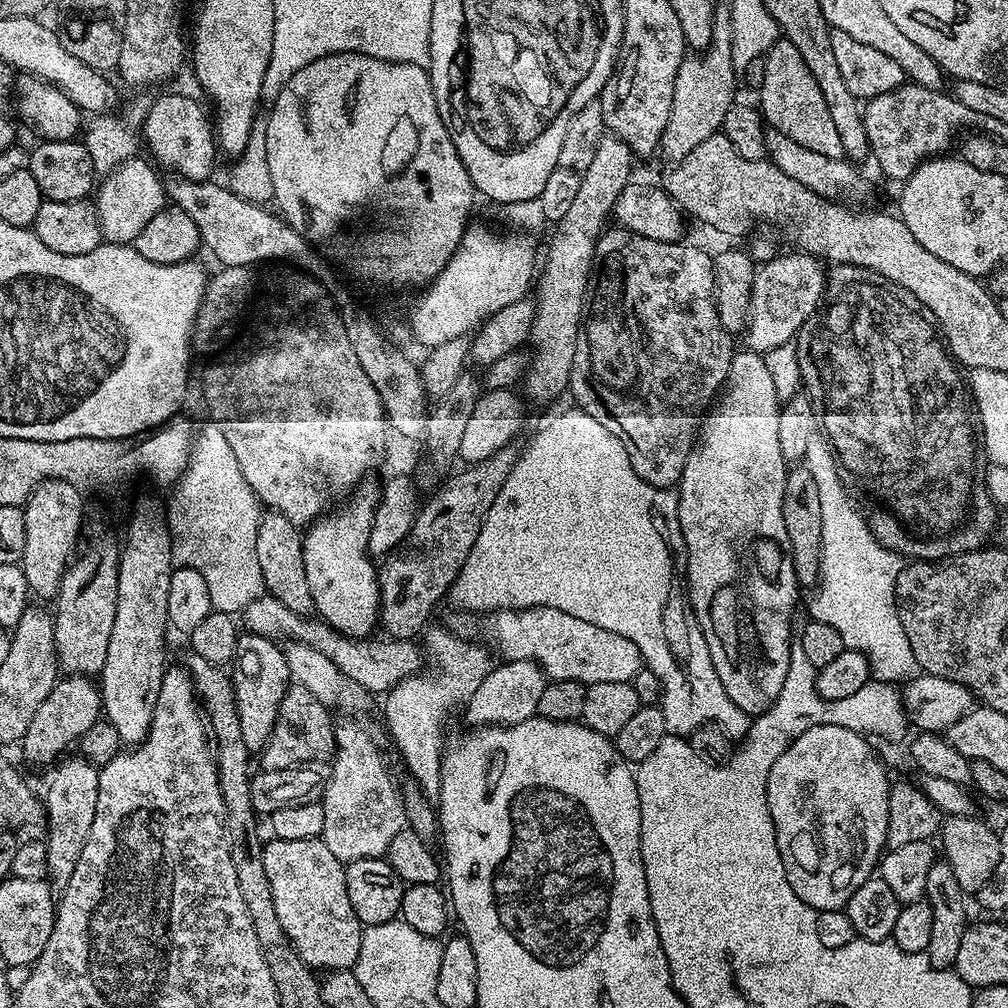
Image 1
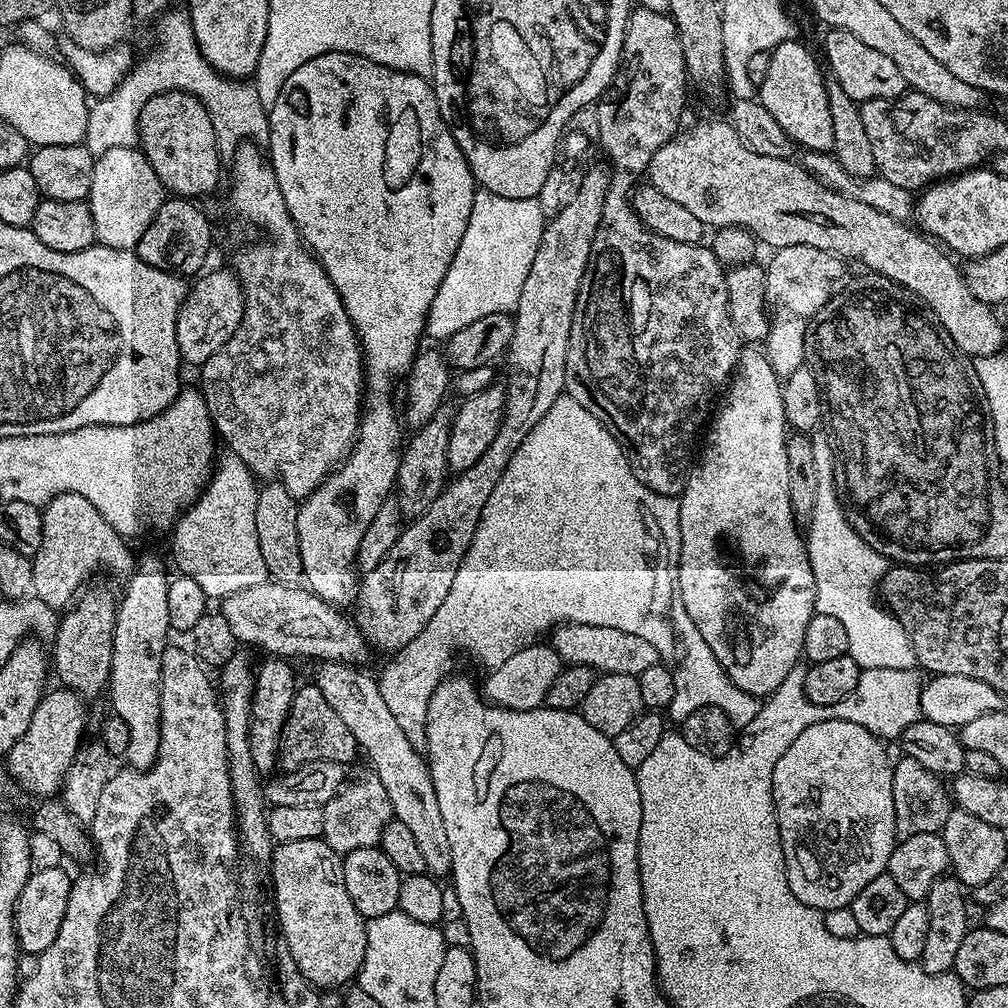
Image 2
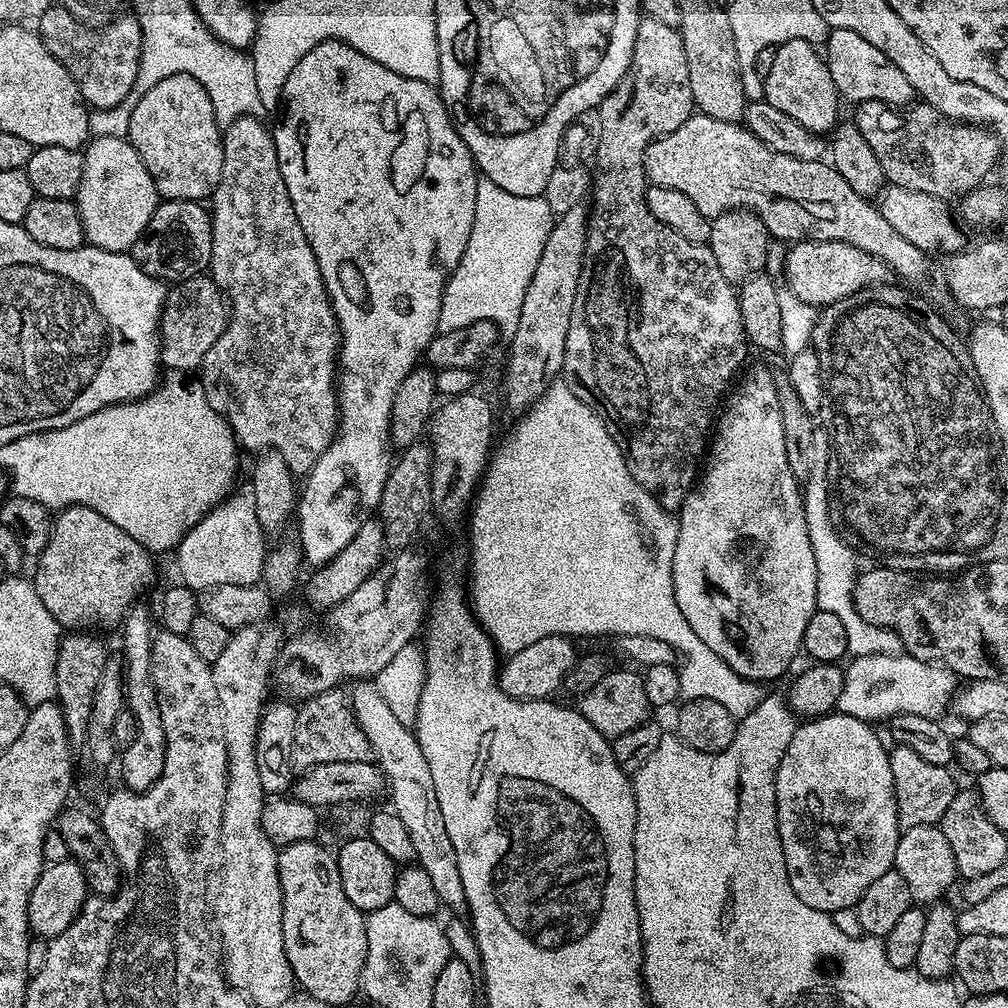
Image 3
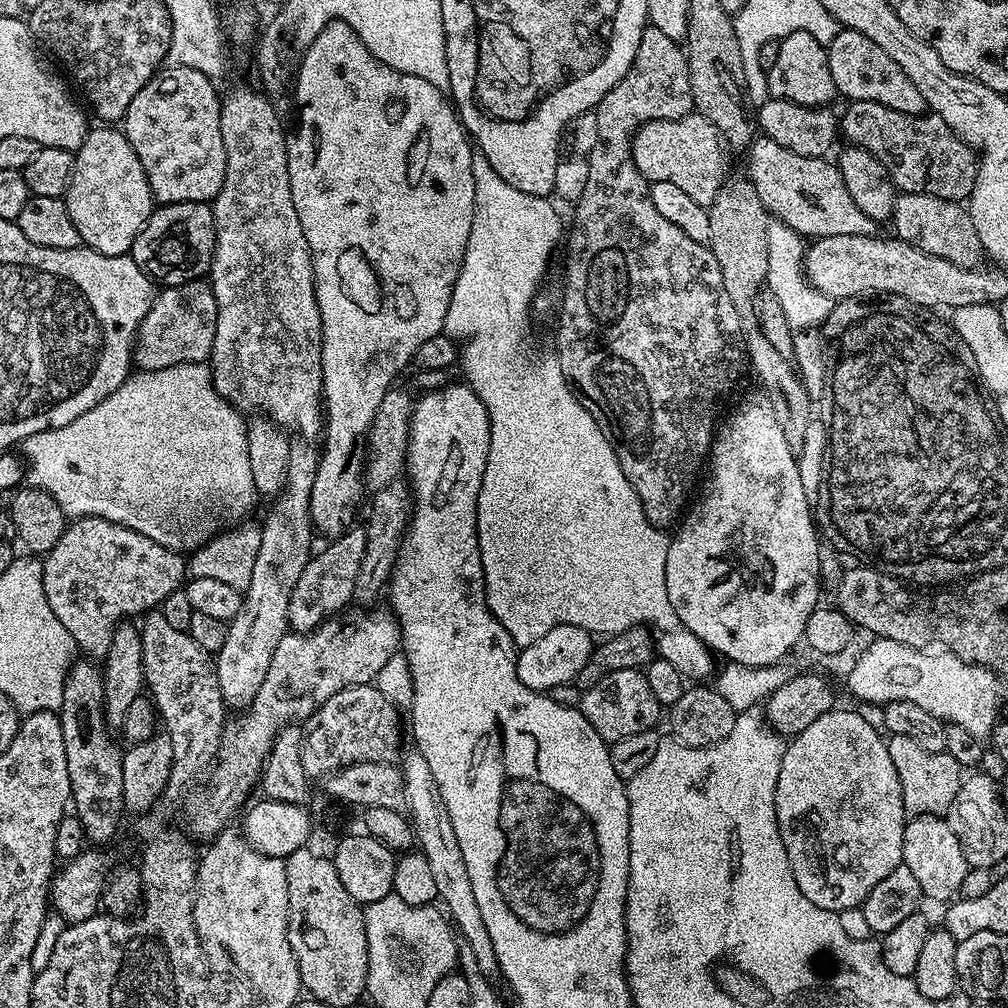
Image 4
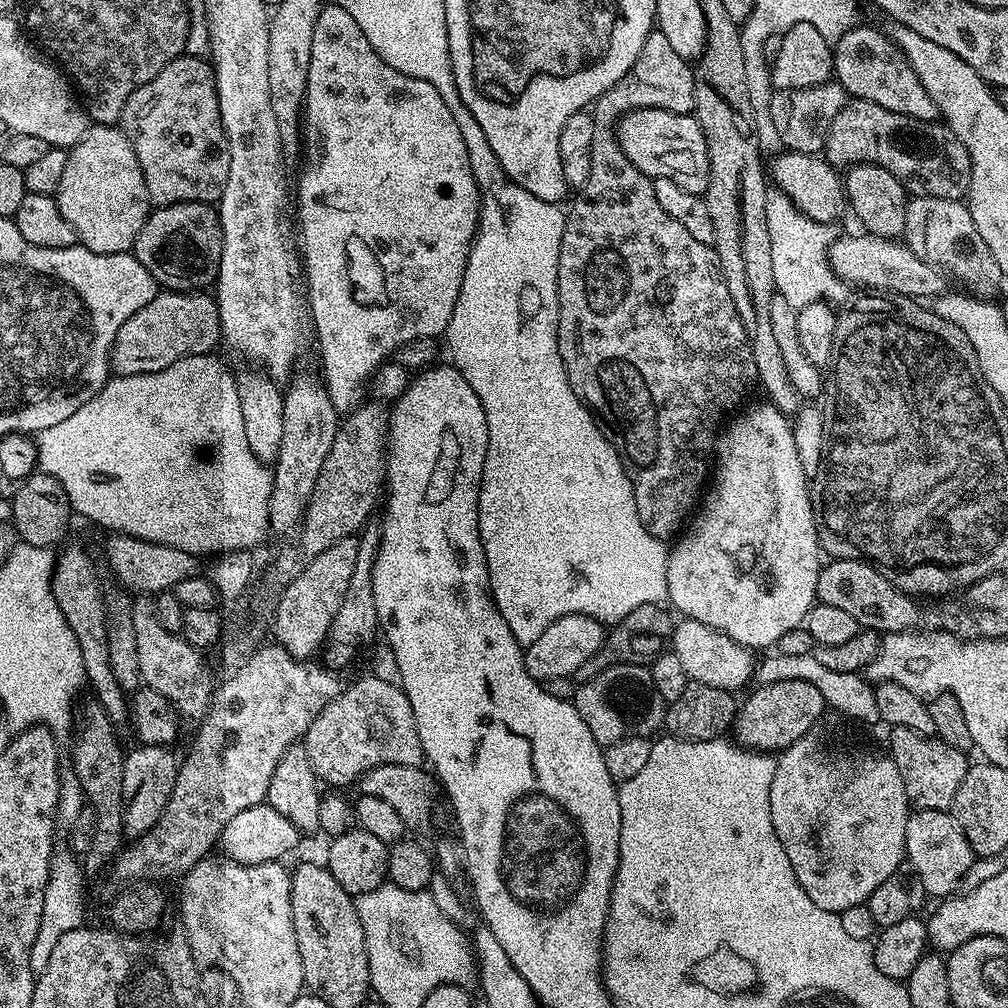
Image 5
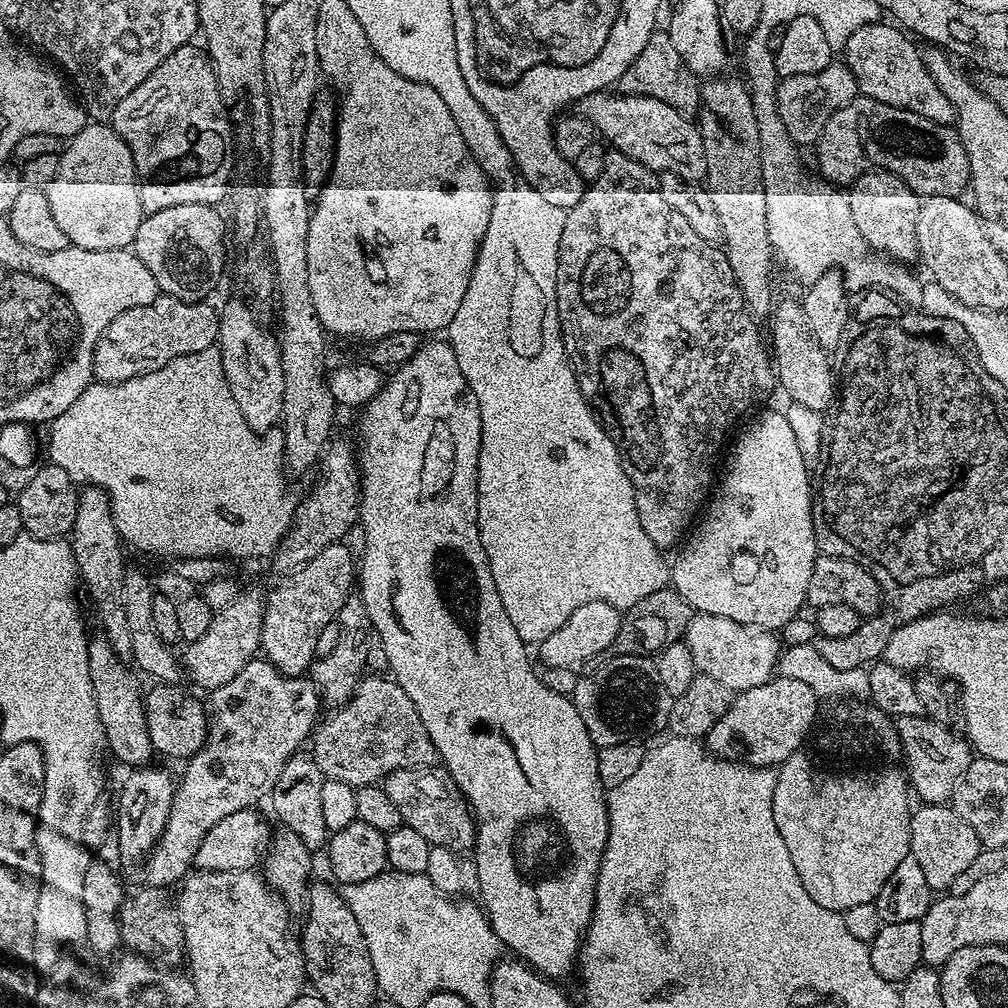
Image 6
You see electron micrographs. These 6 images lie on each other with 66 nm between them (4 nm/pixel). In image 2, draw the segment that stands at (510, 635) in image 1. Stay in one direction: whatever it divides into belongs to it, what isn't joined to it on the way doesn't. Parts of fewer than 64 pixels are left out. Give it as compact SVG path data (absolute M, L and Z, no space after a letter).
M563 623L551 633L550 643L565 665L590 666L597 674L630 674L639 678L646 666L660 663L658 650L650 646L638 634L626 634L626 630L614 630L614 626L586 626Z

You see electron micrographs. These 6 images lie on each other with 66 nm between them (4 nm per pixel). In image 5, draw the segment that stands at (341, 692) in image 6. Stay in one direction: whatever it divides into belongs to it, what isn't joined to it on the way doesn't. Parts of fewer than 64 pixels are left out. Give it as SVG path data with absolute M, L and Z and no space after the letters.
M365 527L359 533L358 539L360 545L358 546L358 558L354 562L354 574L350 574L350 582L346 582L346 594L342 597L342 606L338 606L338 614L334 614L332 625L328 631L326 647L322 652L323 663L333 670L341 670L340 668L346 667L359 654L368 632L375 633L378 628L374 610L372 571L380 545L379 527Z

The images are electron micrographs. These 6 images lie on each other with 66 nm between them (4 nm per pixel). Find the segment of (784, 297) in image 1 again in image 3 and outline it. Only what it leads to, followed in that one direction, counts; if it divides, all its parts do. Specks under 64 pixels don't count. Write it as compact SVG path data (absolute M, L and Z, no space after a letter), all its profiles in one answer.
M797 240L787 249L784 257L784 271L787 291L792 292L802 302L813 306L827 306L839 302L850 294L875 284L886 284L894 273L886 262L837 240Z

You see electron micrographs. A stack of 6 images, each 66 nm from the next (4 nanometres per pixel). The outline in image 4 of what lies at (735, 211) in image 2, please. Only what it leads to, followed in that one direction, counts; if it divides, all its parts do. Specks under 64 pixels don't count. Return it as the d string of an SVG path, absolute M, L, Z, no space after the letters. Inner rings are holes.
M689 114L677 120L646 122L632 138L634 166L638 166L645 180L670 182L690 194L694 202L705 206L711 206L729 175L724 152L726 148L720 139L720 131L699 114ZM765 135L753 139L746 155L746 176L751 180L754 190L758 190L758 198L762 198L764 209L801 236L819 238L838 234L877 235L877 221L866 218L866 214L858 210L854 198L850 198L850 190L846 190L842 174L831 159L822 156L806 158L802 154L794 154L794 150L778 146L778 142Z

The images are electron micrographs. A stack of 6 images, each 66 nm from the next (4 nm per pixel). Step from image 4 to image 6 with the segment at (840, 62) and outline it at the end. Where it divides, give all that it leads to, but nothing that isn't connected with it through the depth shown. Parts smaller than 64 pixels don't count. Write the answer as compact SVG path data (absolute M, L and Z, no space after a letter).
M884 23L867 24L854 30L850 42L842 49L843 59L856 79L859 95L868 96L886 106L898 106L902 110L922 114L922 118L930 118L930 122L955 125L954 106L950 98L938 90L938 82L934 82L930 70L926 70L921 49L916 49L917 41L895 23Z

